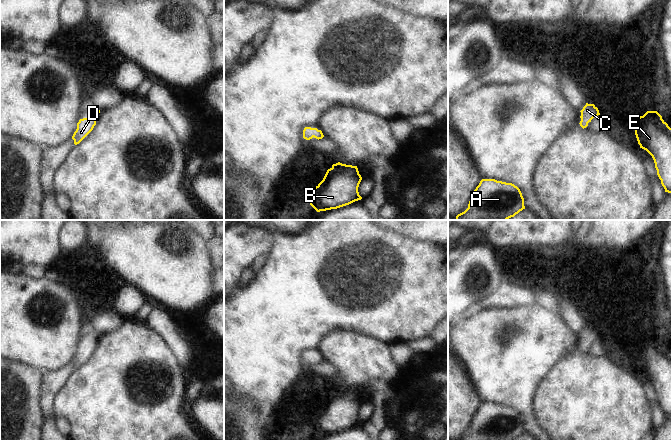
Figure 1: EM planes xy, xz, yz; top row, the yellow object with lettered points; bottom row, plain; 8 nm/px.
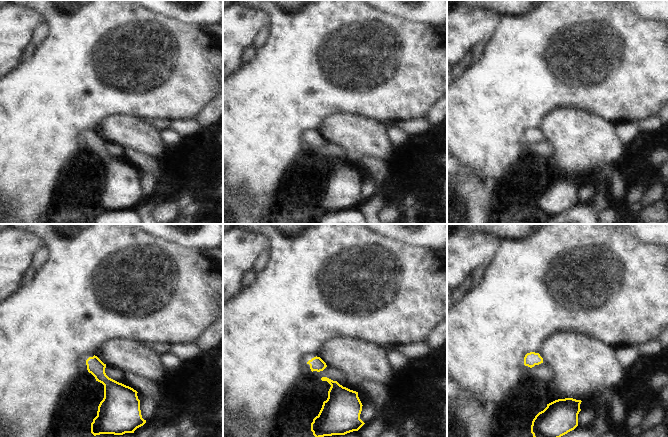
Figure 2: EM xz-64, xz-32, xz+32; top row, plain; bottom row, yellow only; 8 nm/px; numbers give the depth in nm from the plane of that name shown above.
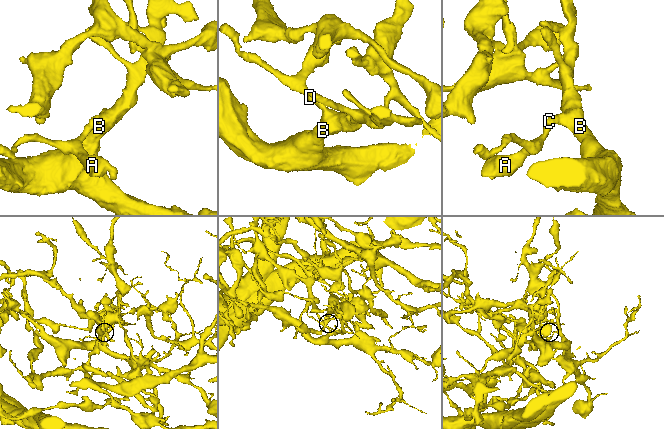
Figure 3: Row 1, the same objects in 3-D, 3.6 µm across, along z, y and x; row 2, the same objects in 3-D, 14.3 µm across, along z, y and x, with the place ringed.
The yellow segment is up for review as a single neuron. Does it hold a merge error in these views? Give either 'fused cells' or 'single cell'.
single cell

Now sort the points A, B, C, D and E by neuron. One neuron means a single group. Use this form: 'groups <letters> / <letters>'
groups A B C D E

